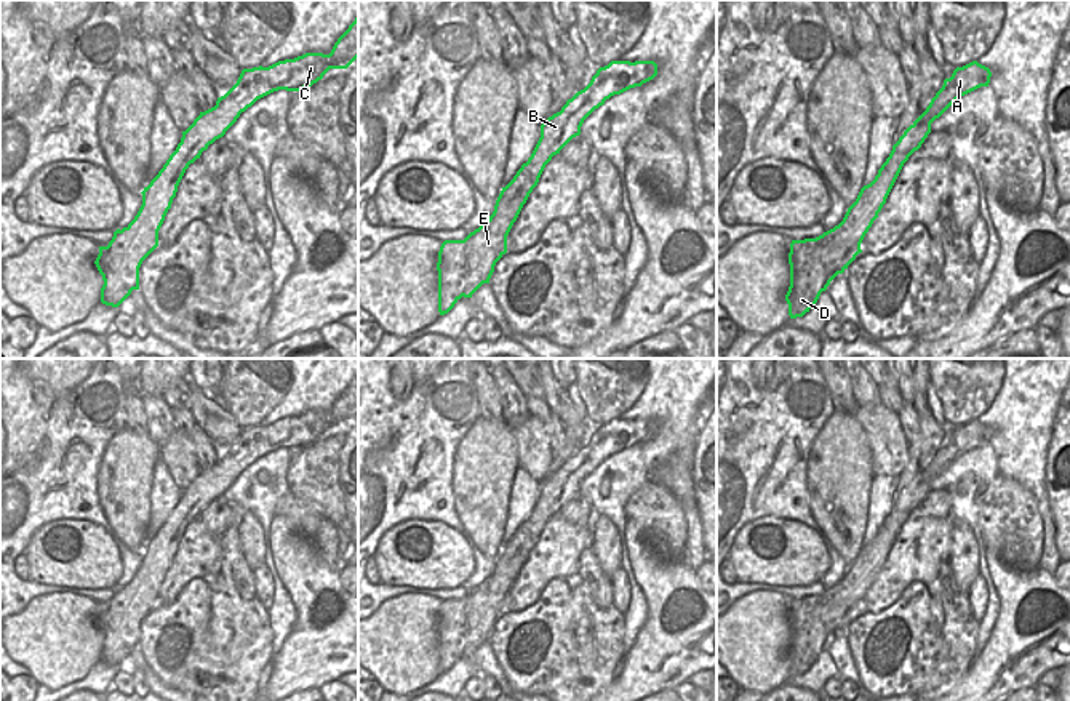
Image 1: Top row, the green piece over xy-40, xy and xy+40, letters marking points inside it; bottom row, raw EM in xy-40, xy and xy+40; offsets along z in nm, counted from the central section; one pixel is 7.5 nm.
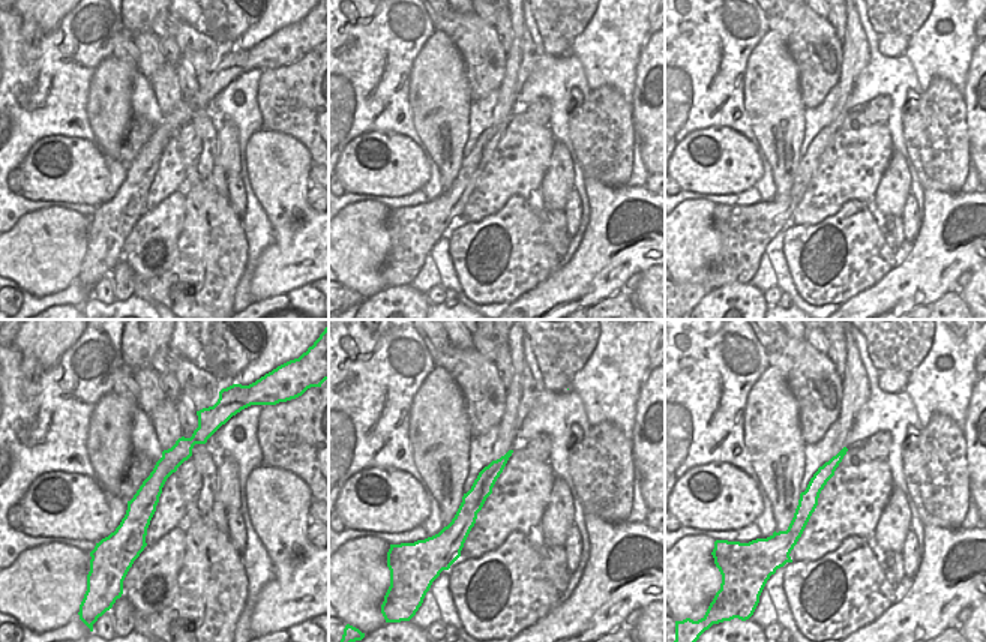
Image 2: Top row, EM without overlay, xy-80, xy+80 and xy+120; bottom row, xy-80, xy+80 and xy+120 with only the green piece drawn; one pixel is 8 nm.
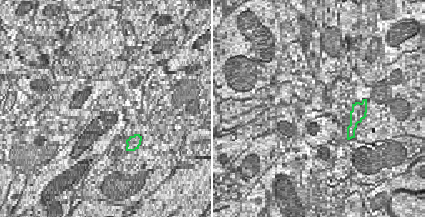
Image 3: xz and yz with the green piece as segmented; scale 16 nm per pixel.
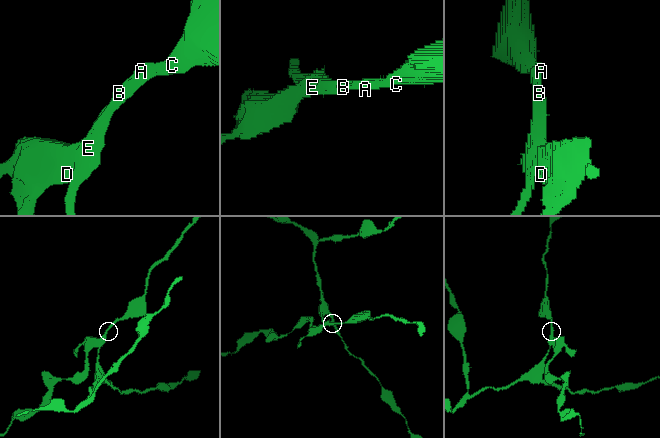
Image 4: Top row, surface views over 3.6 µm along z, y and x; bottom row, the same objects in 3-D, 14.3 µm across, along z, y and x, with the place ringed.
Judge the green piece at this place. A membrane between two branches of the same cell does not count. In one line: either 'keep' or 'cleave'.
cleave

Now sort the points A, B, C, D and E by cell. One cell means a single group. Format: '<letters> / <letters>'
A B C E / D

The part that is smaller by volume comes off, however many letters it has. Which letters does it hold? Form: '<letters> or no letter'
D.

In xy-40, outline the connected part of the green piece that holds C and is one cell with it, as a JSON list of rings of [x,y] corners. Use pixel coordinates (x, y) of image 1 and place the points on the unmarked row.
[[[358,375],[337,397],[329,413],[305,411],[269,426],[243,427],[237,442],[218,456],[216,464],[200,471],[194,482],[182,490],[181,501],[147,544],[144,562],[128,586],[117,587],[107,605],[99,605],[99,610],[106,611],[101,661],[118,666],[133,648],[139,648],[139,626],[158,605],[158,597],[150,597],[147,591],[152,575],[162,570],[160,560],[176,555],[189,523],[200,517],[210,503],[222,496],[242,471],[273,450],[301,450],[312,445],[329,427],[347,427],[357,416]]]

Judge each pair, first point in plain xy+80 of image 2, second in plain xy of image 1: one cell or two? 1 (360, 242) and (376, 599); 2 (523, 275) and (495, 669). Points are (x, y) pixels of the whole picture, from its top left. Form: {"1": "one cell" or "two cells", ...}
{"1": "two cells", "2": "two cells"}

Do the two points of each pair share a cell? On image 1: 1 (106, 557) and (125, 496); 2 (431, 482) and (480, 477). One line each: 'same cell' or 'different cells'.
1: different cells
2: different cells

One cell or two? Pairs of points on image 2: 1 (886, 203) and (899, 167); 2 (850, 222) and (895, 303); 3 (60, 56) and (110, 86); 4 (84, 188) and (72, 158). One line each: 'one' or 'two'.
1: one
2: two
3: two
4: one

